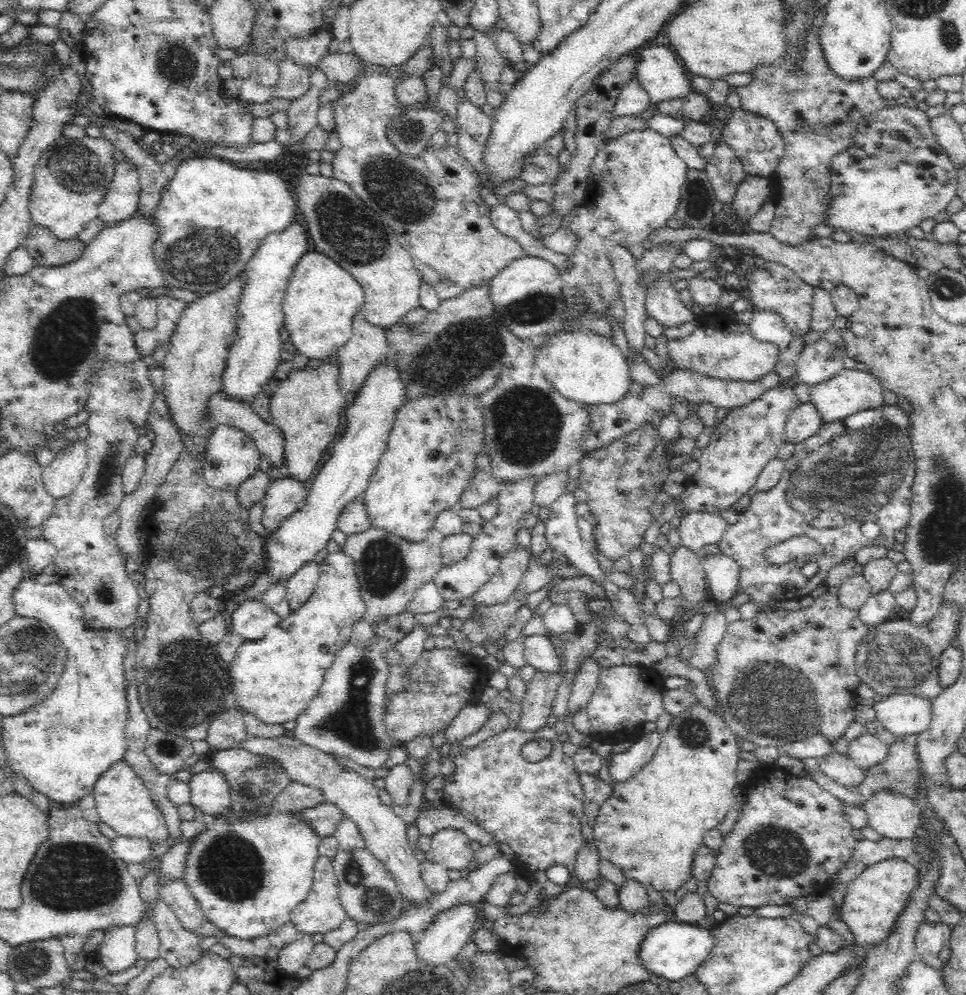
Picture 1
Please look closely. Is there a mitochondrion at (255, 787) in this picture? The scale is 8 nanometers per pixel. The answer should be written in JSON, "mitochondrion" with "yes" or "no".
{"mitochondrion":"yes"}

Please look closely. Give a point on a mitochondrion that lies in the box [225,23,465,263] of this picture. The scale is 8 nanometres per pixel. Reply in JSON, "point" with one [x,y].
{"point":[400,192]}

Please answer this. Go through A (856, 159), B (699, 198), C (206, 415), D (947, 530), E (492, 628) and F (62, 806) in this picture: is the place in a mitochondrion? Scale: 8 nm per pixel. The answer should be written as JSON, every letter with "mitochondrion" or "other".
{"A":"other","B":"mitochondrion","C":"other","D":"mitochondrion","E":"mitochondrion","F":"other"}

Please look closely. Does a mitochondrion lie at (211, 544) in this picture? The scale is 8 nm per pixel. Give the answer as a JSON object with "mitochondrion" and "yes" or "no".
{"mitochondrion":"yes"}

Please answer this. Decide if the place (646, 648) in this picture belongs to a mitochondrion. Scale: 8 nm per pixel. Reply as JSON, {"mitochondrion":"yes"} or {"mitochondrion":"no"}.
{"mitochondrion":"no"}

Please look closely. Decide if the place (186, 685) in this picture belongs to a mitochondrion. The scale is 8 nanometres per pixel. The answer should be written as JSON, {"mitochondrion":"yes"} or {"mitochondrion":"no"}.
{"mitochondrion":"yes"}

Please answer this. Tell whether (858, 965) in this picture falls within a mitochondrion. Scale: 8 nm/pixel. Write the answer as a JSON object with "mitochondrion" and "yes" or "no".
{"mitochondrion":"no"}

